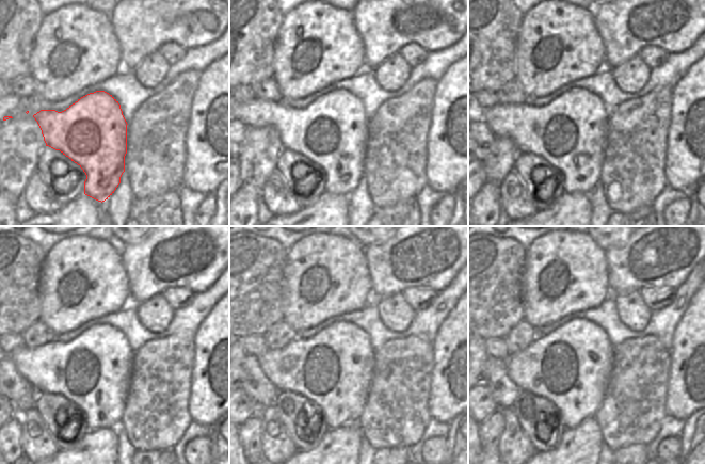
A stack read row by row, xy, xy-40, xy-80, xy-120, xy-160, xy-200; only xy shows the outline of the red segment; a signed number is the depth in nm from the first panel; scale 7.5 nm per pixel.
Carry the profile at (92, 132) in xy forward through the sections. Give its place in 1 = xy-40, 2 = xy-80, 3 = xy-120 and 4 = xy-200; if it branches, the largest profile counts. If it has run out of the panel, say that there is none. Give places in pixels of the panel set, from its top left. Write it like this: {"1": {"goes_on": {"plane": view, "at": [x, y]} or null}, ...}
{"1": {"goes_on": {"plane": "xy-40", "at": [332, 131]}}, "2": {"goes_on": {"plane": "xy-80", "at": [571, 132]}}, "3": {"goes_on": {"plane": "xy-120", "at": [94, 370]}}, "4": {"goes_on": {"plane": "xy-200", "at": [571, 367]}}}

